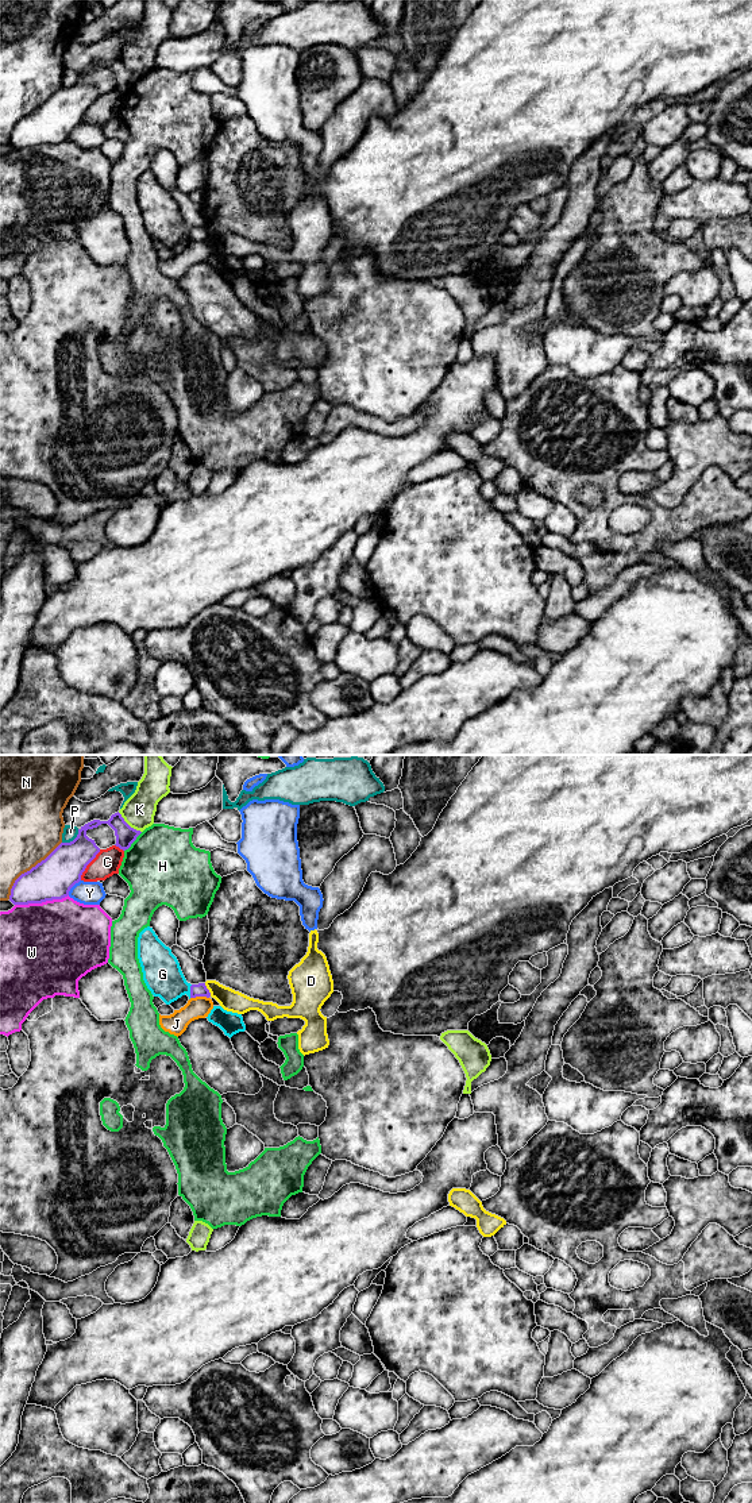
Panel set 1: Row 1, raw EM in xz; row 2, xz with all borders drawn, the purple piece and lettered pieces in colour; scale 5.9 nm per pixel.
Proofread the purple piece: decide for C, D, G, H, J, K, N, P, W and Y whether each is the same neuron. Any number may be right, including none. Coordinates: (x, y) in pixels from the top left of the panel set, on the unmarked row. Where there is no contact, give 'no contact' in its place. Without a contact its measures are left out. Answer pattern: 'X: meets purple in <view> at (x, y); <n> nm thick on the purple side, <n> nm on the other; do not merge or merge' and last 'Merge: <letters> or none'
C: meets purple in xz at (88, 107); 240 nm thick on the purple side, 160 nm on the other; do not merge
D: meets purple in xz at (208, 234); 80 nm thick on the purple side, 130 nm on the other; do not merge
G: meets purple in xz at (191, 235); 80 nm thick on the purple side, 220 nm on the other; do not merge
H: meets purple in xz at (134, 84); 120 nm thick on the purple side, 440 nm on the other; do not merge
J: meets purple in xz at (199, 239); 80 nm thick on the purple side, 130 nm on the other; do not merge
K: meets purple in xz at (127, 68); 120 nm thick on the purple side, 190 nm on the other; do not merge
N: meets purple in xz at (30, 114); 240 nm thick on the purple side, 380 nm on the other; do not merge
P: meets purple in xz at (73, 84); 240 nm thick on the purple side, 90 nm on the other; do not merge
W: meets purple in xz at (41, 146); 240 nm thick on the purple side, 500 nm on the other; do not merge
Y: meets purple in xz at (72, 130); 240 nm thick on the purple side, 140 nm on the other; do not merge
Merge: none

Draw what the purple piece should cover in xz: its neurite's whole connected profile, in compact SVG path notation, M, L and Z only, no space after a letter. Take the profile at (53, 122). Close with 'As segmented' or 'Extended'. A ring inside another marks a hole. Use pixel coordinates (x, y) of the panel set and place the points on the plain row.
M117 55L108 65L93 63L78 73L70 86L61 86L45 104L22 117L11 132L14 149L42 147L62 143L81 124L86 109L96 101L100 92L86 80L88 73L108 68L116 80L116 90L126 95L142 77L131 72Z. As segmented

